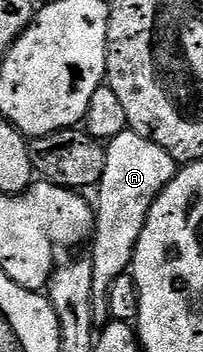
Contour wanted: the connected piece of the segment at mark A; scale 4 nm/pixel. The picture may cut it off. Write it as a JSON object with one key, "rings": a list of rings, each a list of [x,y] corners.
{"rings":[[[123,130],[107,143],[106,168],[94,197],[96,228],[90,239],[96,323],[109,321],[110,288],[118,276],[129,273],[134,248],[138,244],[138,236],[142,236],[142,228],[146,228],[150,208],[154,208],[154,200],[158,200],[166,184],[170,184],[177,169],[178,163],[170,156],[170,152],[166,152],[166,148],[158,148],[158,144],[146,140],[146,136],[138,136],[138,132],[133,130]]]}

